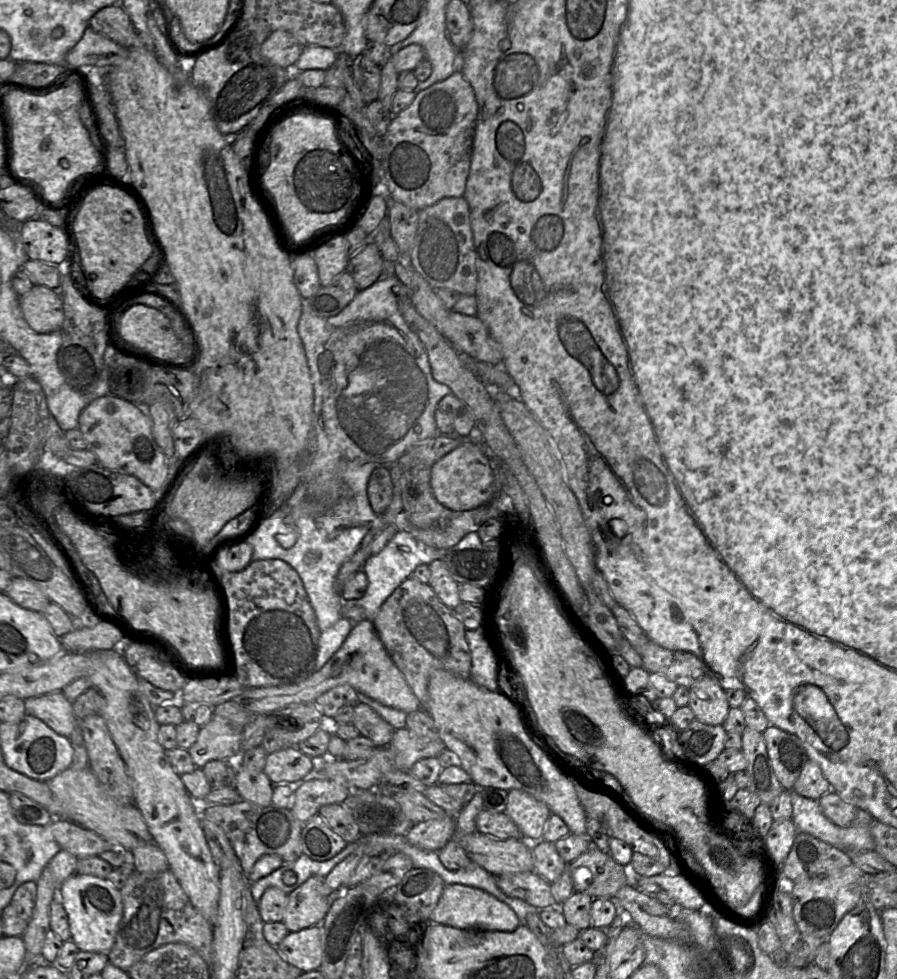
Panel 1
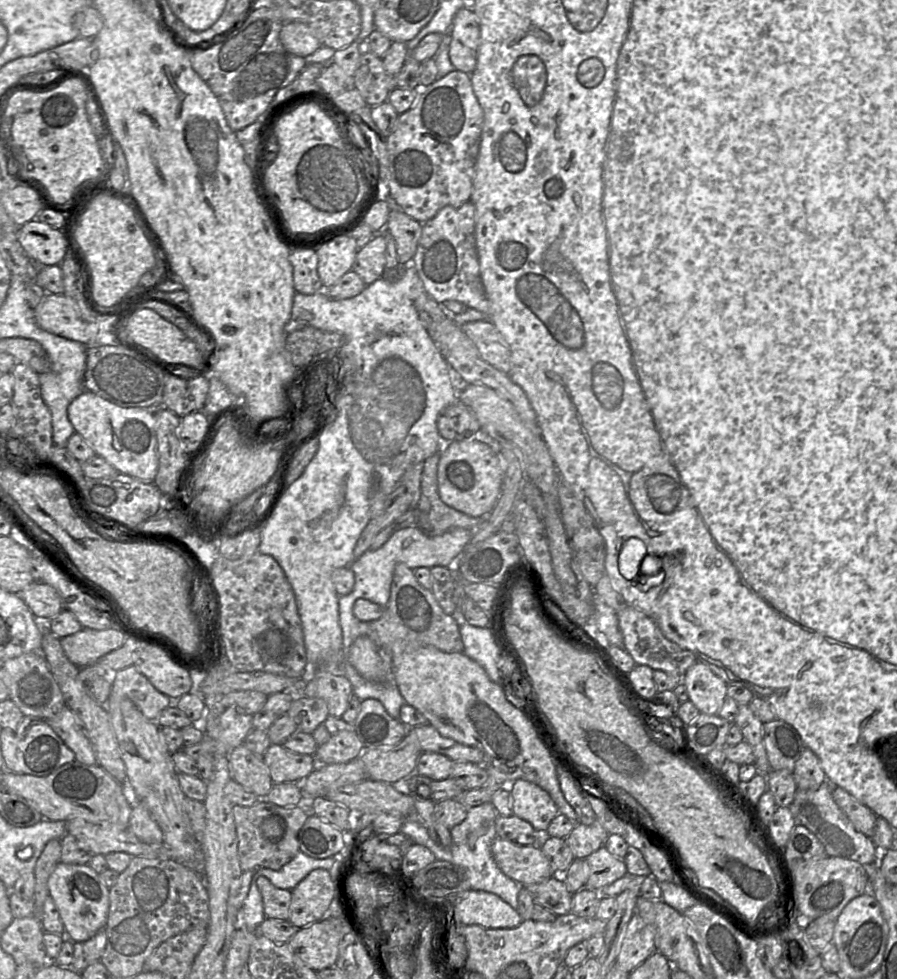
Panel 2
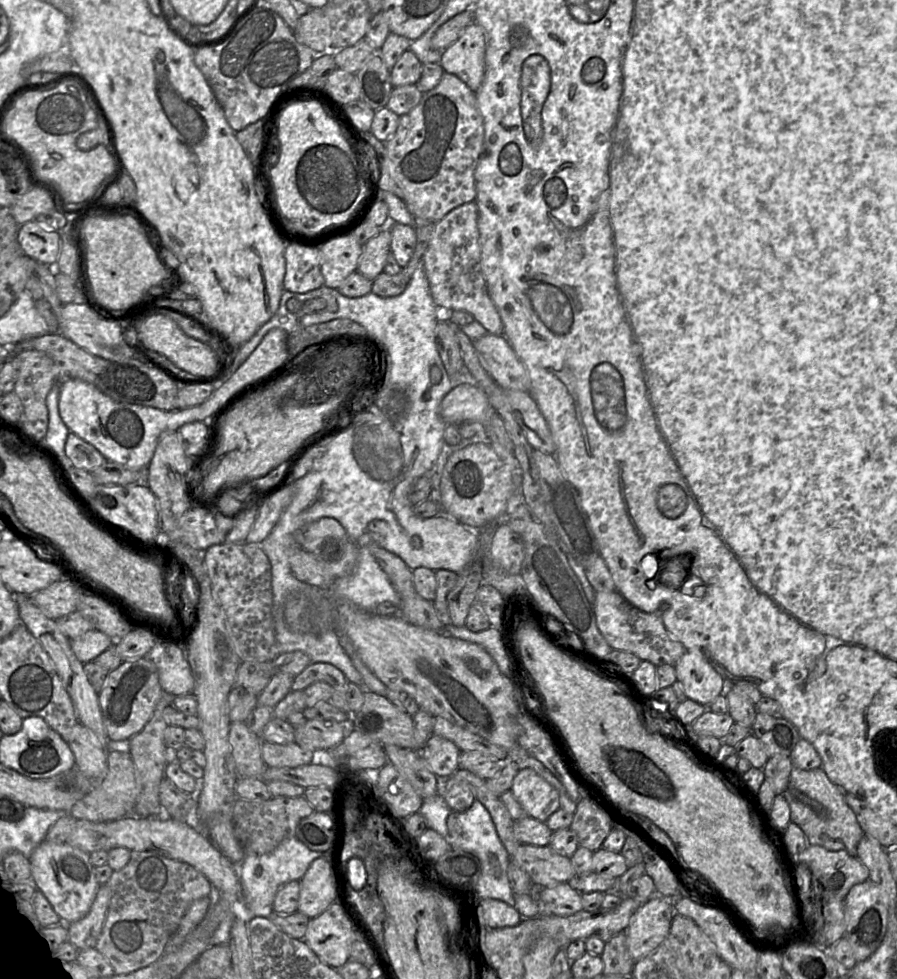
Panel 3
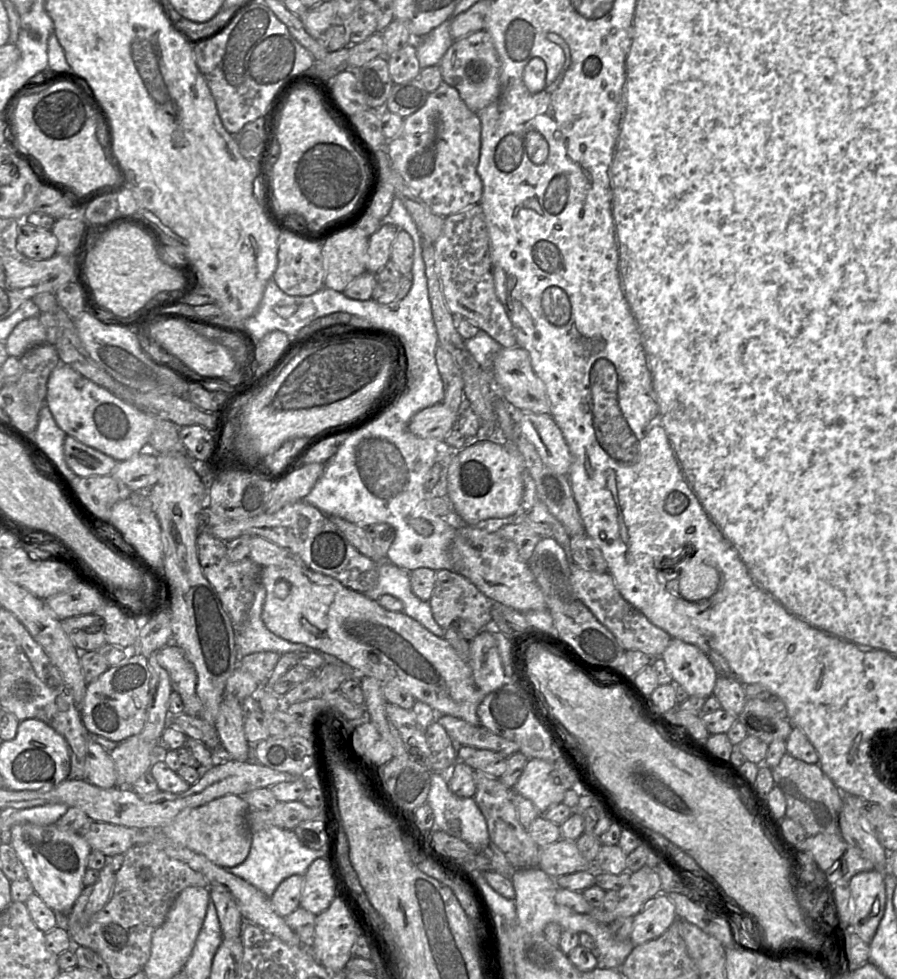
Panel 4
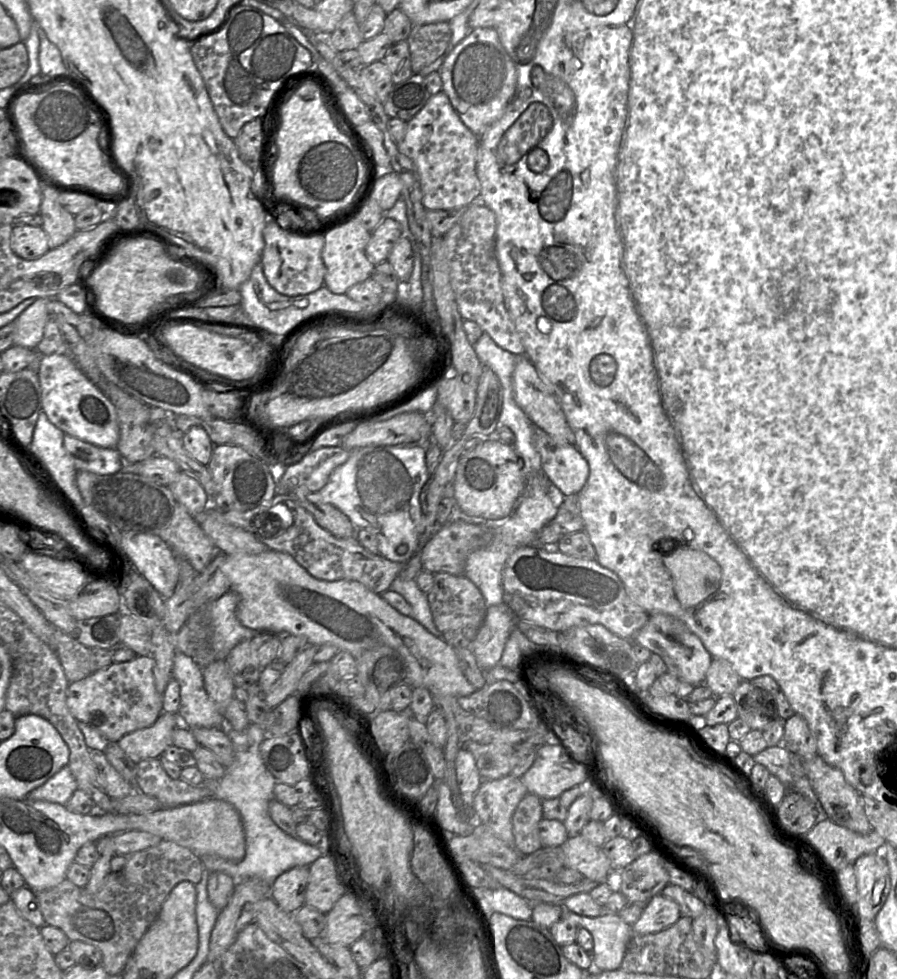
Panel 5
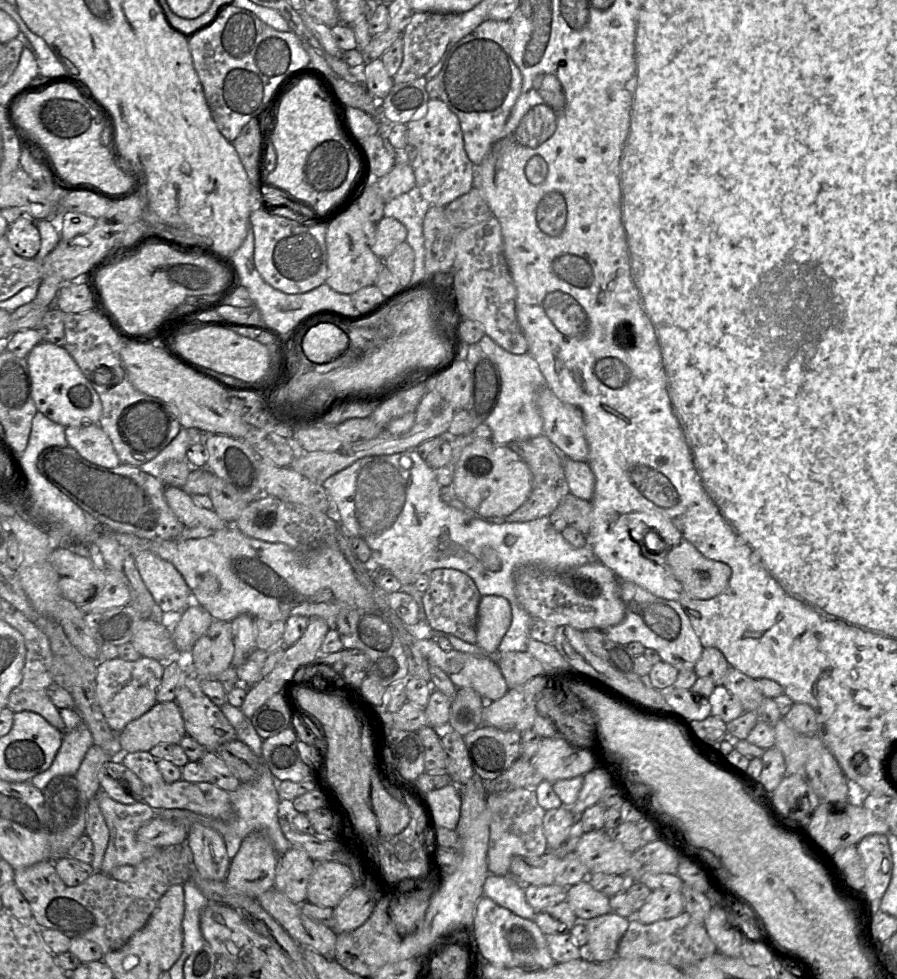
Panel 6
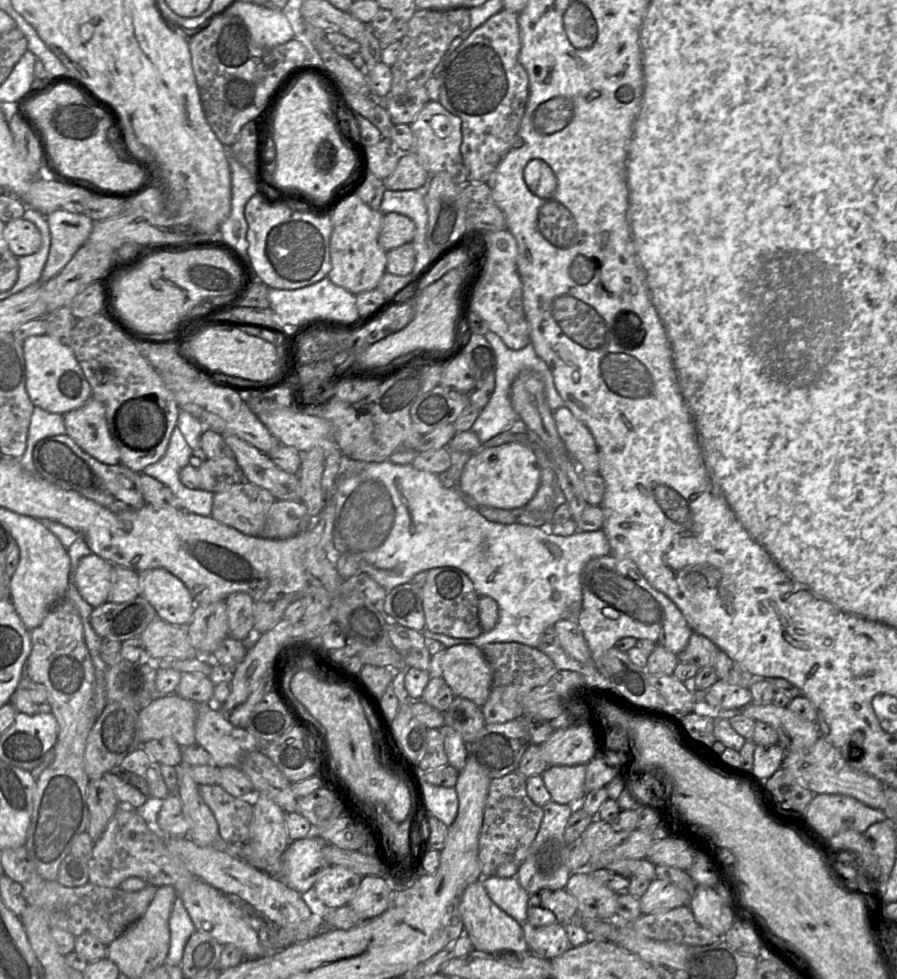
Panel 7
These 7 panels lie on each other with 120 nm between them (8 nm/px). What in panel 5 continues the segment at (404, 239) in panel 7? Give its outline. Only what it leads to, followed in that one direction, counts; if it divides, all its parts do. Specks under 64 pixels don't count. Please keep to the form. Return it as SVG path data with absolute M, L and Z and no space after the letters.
M384 217L371 232L366 246L366 255L373 265L387 261L396 241L403 235L403 228L397 221Z

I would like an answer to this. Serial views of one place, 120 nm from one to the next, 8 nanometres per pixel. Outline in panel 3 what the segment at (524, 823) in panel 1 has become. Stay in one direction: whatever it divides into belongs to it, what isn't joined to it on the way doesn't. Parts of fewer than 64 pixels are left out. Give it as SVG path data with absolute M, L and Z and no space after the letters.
M530 768L519 769L510 791L526 815L541 822L560 808L558 790Z

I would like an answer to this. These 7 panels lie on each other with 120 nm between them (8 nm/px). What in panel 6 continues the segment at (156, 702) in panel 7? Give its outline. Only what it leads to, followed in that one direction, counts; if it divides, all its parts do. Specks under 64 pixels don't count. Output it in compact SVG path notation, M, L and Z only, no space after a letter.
M176 701L157 702L119 733L123 753L149 752L159 744L179 744L186 730Z

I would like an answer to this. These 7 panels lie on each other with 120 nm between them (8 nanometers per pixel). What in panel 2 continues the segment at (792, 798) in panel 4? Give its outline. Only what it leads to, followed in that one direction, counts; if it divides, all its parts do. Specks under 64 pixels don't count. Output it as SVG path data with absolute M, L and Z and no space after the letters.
M825 782L816 790L797 788L792 808L797 824L809 829L822 843L828 856L842 857L871 867L878 863L880 851L872 839L858 831L847 815L836 804L832 796L832 786Z

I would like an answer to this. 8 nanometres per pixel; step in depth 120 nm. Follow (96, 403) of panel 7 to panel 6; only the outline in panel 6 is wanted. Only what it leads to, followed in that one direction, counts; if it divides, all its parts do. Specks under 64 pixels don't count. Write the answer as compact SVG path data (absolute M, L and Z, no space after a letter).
M99 424L67 426L65 436L68 445L86 460L104 468L121 464L110 438Z

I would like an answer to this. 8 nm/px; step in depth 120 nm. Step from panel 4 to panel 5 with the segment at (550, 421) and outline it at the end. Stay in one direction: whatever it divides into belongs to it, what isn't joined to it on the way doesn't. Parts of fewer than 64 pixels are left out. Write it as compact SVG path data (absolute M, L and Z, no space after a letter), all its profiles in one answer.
M534 425L533 442L550 482L564 495L577 495L589 476L589 465L576 446L557 443Z

